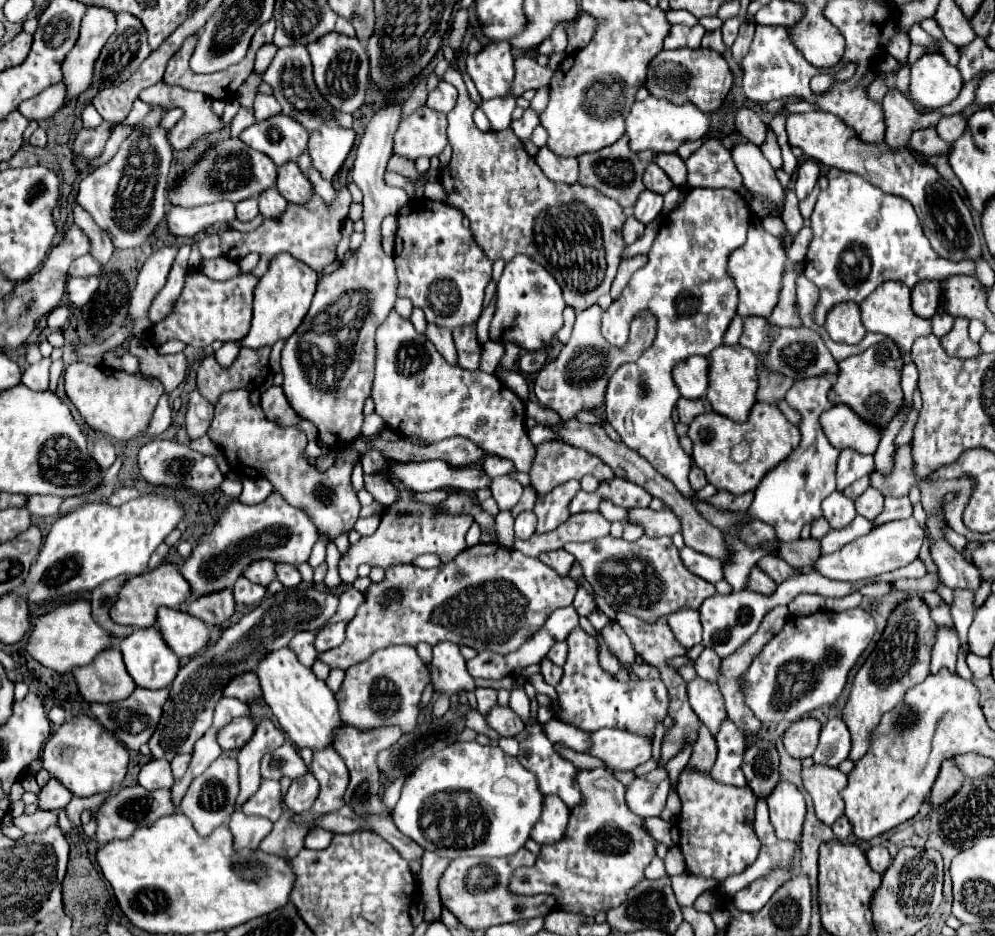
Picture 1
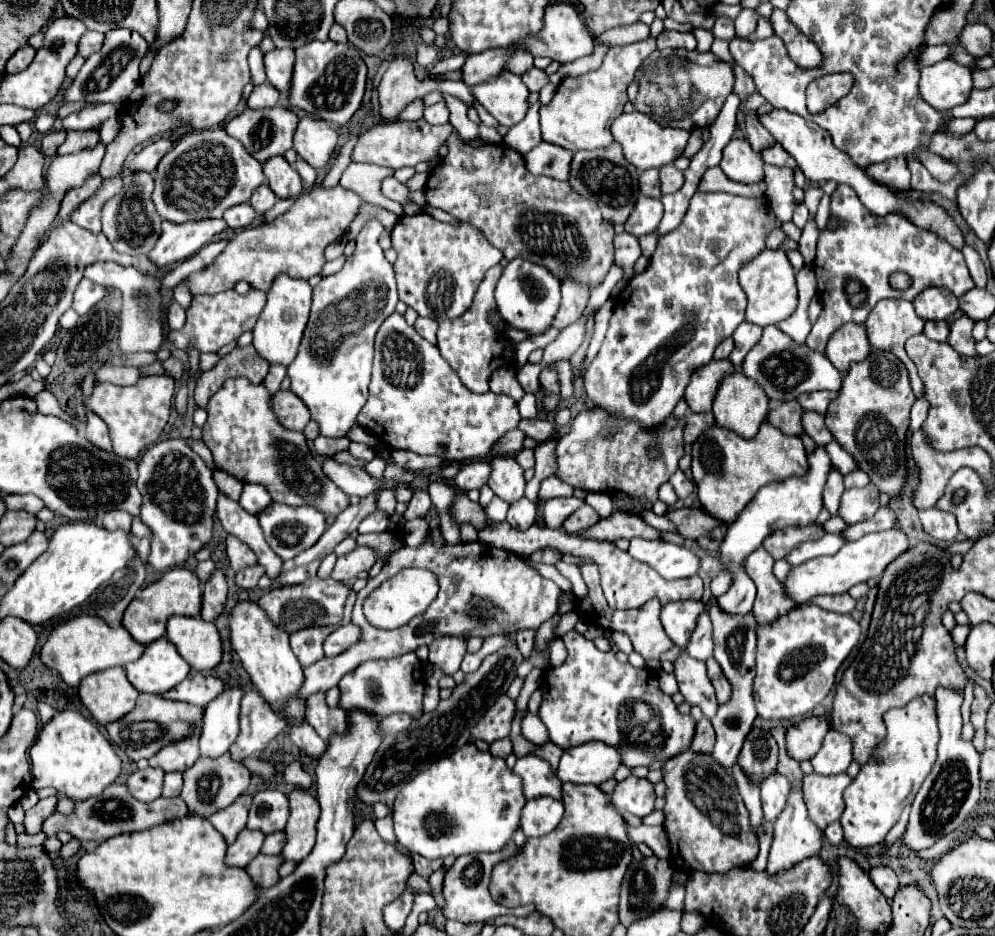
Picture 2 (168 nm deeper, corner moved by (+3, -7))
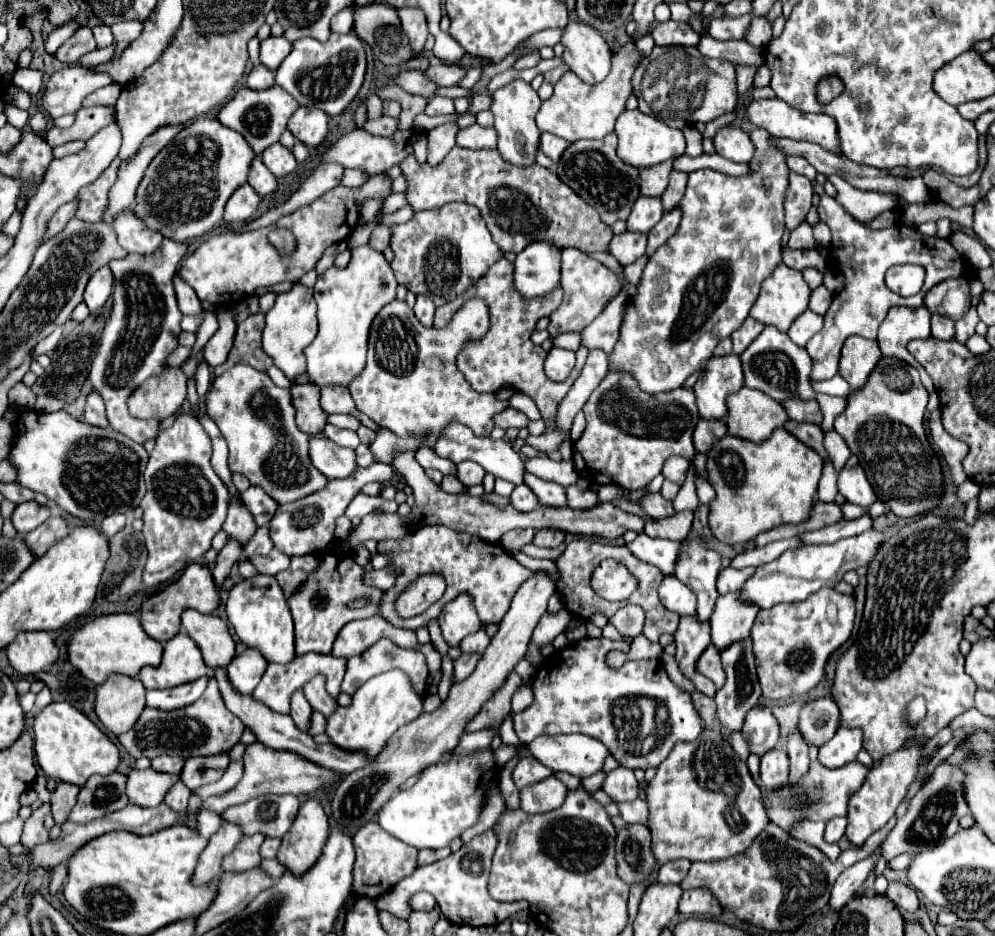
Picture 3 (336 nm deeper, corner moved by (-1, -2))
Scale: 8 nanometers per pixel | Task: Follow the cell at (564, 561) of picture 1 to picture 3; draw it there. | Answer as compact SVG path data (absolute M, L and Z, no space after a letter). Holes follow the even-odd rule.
M543 528L543 530L537 530L537 532L535 532L533 544L535 544L535 546L541 546L541 548L555 548L555 546L559 546L563 540L565 540L565 532L555 530L555 528L547 528L547 530Z

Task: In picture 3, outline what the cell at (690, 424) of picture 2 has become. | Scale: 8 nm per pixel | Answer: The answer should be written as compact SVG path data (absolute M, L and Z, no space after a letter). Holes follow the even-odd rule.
M701 418L695 432L693 432L693 442L695 450L705 454L709 448L715 444L715 440L721 440L727 434L727 426L723 420L705 420Z

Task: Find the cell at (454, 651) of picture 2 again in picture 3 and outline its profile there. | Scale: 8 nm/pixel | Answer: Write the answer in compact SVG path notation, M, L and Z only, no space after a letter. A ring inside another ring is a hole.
M461 594L453 598L451 604L445 604L439 616L439 624L441 624L447 644L459 646L459 642L465 636L477 632L477 628L481 626L481 620L473 606L473 598L469 594Z

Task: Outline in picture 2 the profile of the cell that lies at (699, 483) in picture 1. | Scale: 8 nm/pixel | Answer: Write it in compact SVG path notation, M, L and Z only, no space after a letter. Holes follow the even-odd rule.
M677 469L675 473L673 473L673 477L669 479L669 483L673 485L673 489L675 489L675 493L681 497L681 499L685 499L685 497L689 497L691 493L693 493L693 489L695 489L695 485L693 485L693 481L689 481L687 477L685 477L685 473L681 471L681 469Z

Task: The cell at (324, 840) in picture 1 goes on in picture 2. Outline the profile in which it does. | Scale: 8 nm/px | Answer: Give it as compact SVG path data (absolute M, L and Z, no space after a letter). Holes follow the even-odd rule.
M293 789L289 793L289 821L287 845L281 851L285 860L301 861L311 853L316 843L316 823L319 819L319 803L309 791Z

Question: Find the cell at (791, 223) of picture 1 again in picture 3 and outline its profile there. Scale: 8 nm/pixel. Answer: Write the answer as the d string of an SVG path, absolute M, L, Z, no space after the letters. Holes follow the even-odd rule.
M803 270L803 278L807 280L811 290L815 290L815 288L819 288L823 284L823 274L819 270Z

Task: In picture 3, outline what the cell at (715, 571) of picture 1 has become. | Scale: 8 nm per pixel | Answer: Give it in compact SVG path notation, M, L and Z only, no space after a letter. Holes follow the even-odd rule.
M639 534L633 542L627 544L627 548L639 560L657 566L663 574L673 574L677 552L681 550L681 544L673 542L673 540L659 540L659 538L651 538L647 534Z

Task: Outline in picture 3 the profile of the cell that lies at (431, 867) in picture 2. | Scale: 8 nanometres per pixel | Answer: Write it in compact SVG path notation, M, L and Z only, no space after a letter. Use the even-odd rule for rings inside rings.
M441 848L441 850L419 850L419 866L425 866L425 864L433 864L445 856L451 854L451 848Z

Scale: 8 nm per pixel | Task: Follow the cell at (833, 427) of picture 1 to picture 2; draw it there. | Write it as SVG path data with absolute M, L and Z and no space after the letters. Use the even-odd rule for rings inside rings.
M805 411L801 423L803 423L805 433L807 433L807 435L809 435L809 437L819 445L819 447L825 447L827 443L835 441L833 433L829 433L829 429L825 427L825 423L823 423L823 415L821 415L821 413Z

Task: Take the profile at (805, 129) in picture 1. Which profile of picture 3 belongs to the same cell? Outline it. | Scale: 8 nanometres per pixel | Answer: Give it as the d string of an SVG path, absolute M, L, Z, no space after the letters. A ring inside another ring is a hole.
M769 98L769 100L753 100L747 106L747 118L751 124L755 124L757 128L765 128L771 136L775 138L791 138L791 140L809 140L815 142L819 146L823 146L825 150L831 152L839 152L839 140L837 140L837 124L831 116L827 114L803 114L799 110L795 110L793 106L789 106L787 102L779 100L779 98Z

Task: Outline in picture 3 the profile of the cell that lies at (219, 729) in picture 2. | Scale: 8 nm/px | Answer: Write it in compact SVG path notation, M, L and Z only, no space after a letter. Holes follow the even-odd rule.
M245 648L241 654L237 654L231 660L231 664L227 666L227 674L237 692L251 694L259 684L265 668L267 668L267 660L261 658L261 652L255 652L253 648Z

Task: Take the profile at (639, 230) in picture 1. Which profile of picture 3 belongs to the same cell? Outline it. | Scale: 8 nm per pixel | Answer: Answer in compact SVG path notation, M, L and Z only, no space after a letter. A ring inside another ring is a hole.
M623 232L619 236L613 236L609 252L617 258L621 266L627 266L645 254L645 246L647 246L647 234Z

